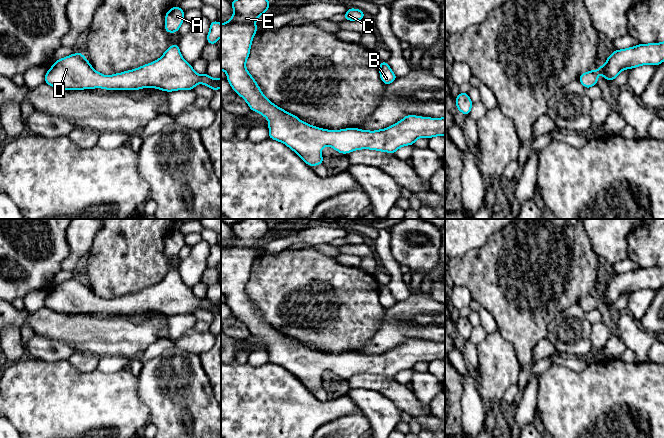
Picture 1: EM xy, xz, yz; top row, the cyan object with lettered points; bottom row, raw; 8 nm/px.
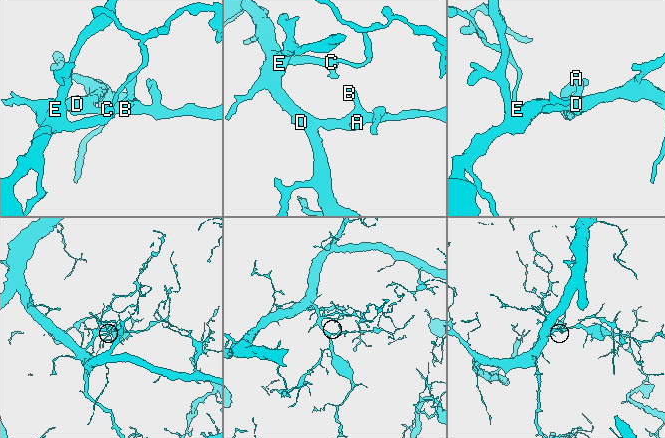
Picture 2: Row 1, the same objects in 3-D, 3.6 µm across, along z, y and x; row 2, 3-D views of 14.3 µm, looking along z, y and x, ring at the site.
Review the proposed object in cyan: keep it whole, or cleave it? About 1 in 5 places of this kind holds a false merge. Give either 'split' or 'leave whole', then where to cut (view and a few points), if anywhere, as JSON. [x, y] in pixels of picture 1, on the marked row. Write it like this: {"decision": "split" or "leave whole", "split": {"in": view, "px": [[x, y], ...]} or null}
{"decision": "leave whole", "split": null}

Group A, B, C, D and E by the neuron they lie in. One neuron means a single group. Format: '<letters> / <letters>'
A B C D E

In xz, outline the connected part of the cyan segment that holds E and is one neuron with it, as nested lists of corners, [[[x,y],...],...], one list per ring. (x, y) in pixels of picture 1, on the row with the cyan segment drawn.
[[[233,0],[231,4],[234,10],[233,16],[229,21],[221,24],[221,70],[227,73],[226,79],[233,91],[247,102],[250,110],[262,114],[269,121],[269,138],[287,145],[310,167],[323,164],[321,150],[325,146],[330,146],[342,154],[360,149],[394,154],[402,146],[414,145],[418,138],[427,137],[430,139],[434,136],[445,136],[445,117],[429,118],[407,115],[398,123],[376,131],[360,130],[358,128],[326,130],[309,125],[298,119],[296,115],[274,105],[263,95],[260,87],[245,66],[254,34],[258,31],[256,18],[267,12],[270,2],[268,0]]]

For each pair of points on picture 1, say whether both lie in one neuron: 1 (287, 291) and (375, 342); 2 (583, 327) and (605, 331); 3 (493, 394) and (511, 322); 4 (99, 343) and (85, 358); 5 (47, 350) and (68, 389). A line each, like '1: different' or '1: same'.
1: different
2: different
3: different
4: different
5: different

